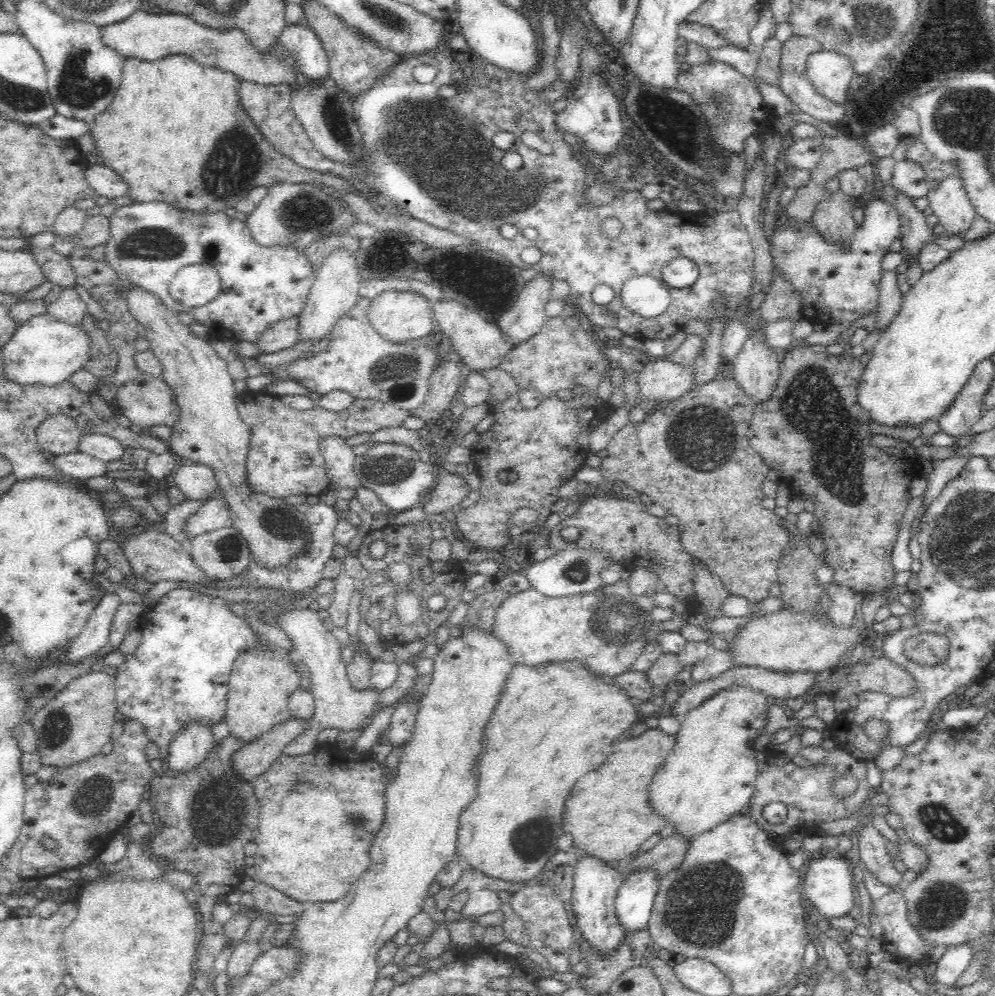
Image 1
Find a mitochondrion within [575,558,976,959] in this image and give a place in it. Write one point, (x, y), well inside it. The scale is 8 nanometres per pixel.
(702, 907)

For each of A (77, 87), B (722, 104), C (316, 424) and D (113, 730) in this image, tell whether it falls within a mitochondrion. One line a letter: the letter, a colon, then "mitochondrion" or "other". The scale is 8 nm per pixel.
A: mitochondrion
B: mitochondrion
C: other
D: other

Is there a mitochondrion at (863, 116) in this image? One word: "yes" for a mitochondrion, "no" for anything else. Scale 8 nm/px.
no

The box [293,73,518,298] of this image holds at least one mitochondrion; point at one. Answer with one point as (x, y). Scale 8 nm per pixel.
(333, 113)

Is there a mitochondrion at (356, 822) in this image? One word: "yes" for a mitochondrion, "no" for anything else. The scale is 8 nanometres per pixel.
yes

